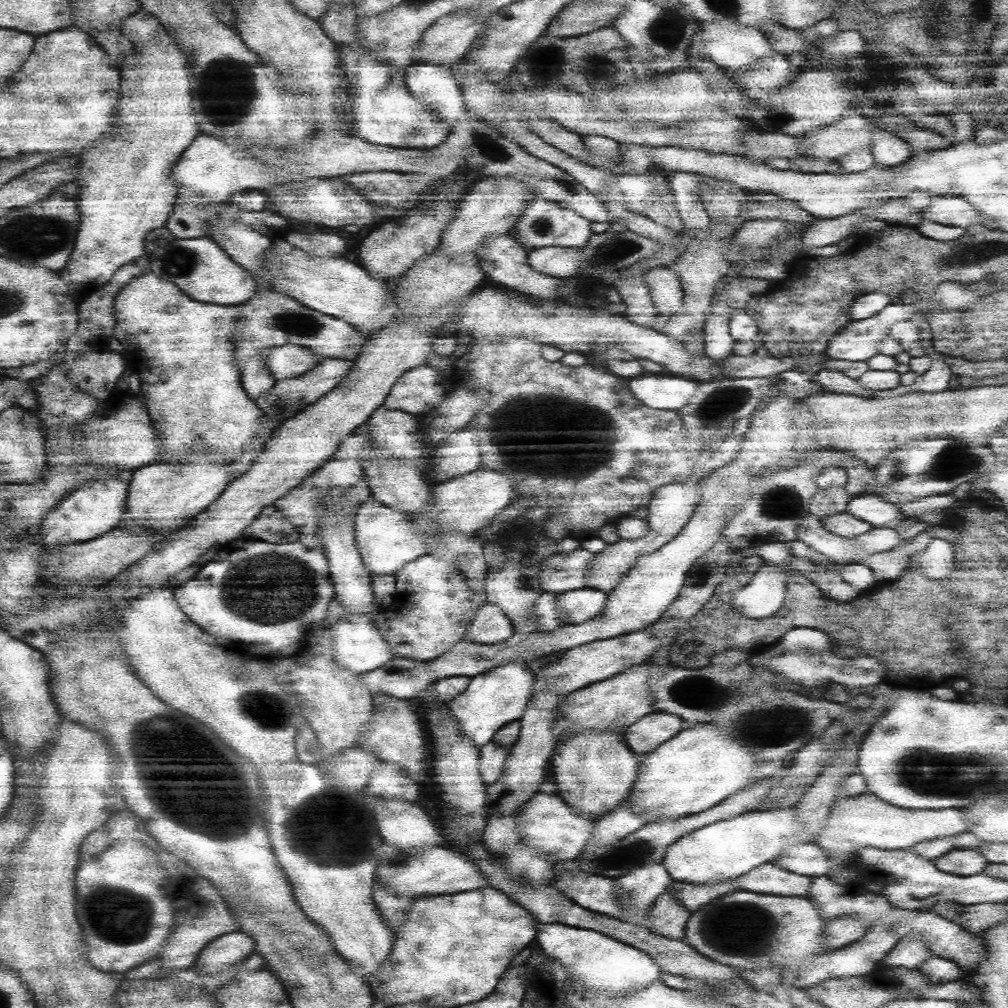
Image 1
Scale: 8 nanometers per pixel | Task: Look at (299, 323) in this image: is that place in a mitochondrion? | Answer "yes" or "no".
yes

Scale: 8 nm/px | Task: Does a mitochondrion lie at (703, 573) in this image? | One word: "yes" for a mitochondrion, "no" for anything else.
yes

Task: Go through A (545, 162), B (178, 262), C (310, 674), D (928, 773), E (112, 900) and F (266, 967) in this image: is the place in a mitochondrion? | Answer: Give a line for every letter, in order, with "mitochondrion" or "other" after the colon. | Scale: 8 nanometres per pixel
A: other
B: mitochondrion
C: other
D: mitochondrion
E: mitochondrion
F: other

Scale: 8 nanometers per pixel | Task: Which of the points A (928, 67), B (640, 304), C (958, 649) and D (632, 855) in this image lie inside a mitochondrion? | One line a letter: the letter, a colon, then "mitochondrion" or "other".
A: other
B: other
C: other
D: mitochondrion

